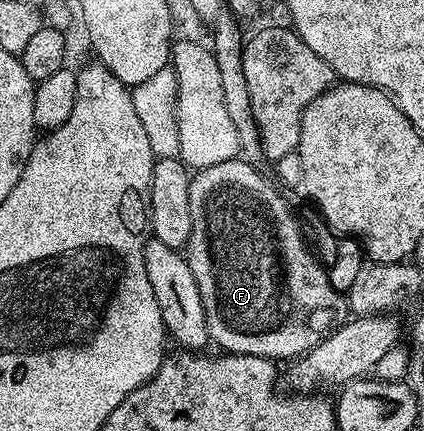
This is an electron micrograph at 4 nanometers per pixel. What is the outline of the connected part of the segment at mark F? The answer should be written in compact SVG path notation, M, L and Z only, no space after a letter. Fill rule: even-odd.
M240 157L231 161L223 161L223 165L211 165L207 169L196 172L190 178L191 185L191 237L185 242L183 254L187 265L191 265L191 273L195 276L195 285L199 285L199 297L203 301L203 313L205 314L205 328L209 330L210 340L214 344L221 346L220 350L234 355L254 355L264 359L274 361L292 361L305 352L325 340L326 335L330 334L342 322L341 303L343 307L343 295L333 288L333 283L329 280L330 273L323 266L316 254L311 250L310 244L305 244L305 239L301 236L301 227L297 224L297 219L293 216L291 208L285 204L285 199L280 195L272 182L268 183L259 173L256 166L245 163Z

